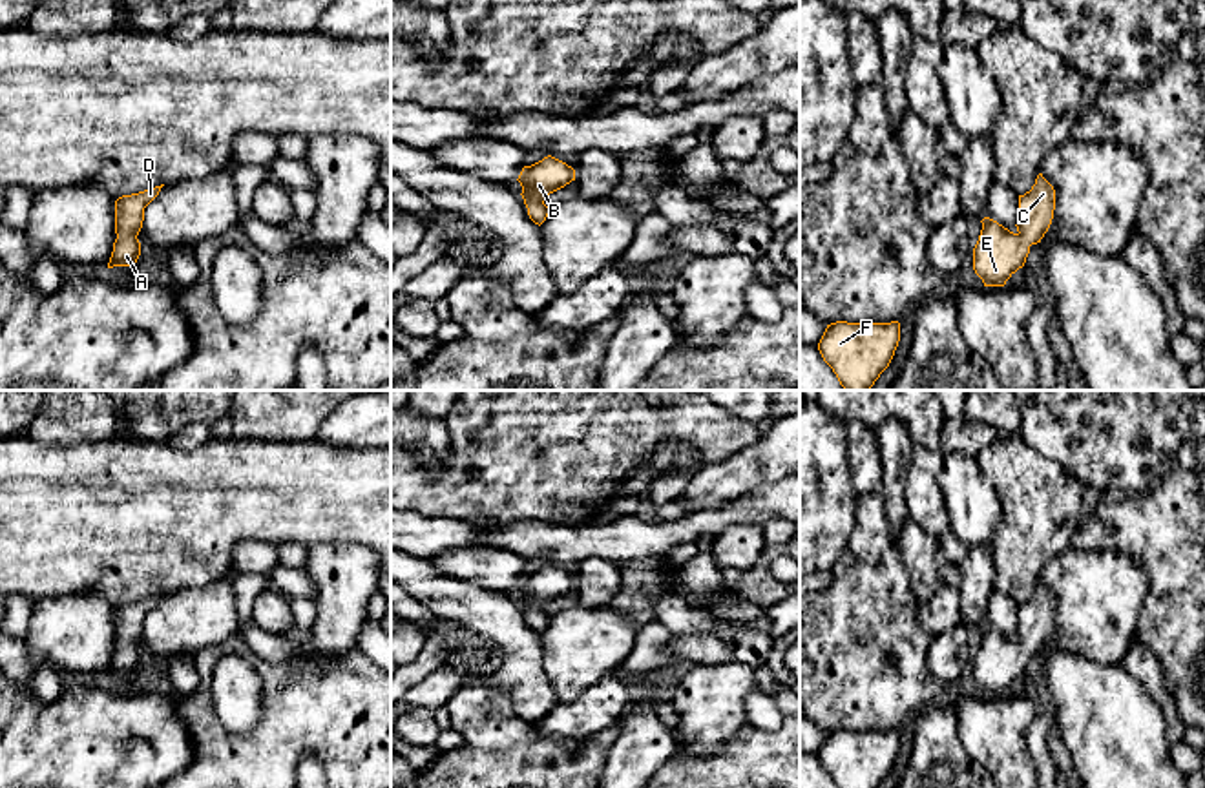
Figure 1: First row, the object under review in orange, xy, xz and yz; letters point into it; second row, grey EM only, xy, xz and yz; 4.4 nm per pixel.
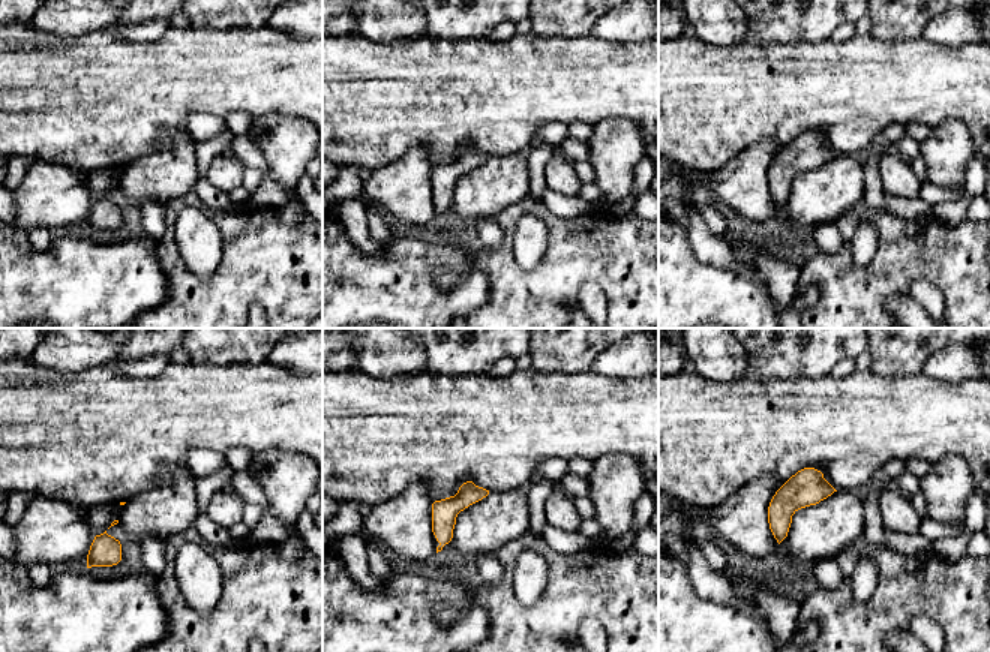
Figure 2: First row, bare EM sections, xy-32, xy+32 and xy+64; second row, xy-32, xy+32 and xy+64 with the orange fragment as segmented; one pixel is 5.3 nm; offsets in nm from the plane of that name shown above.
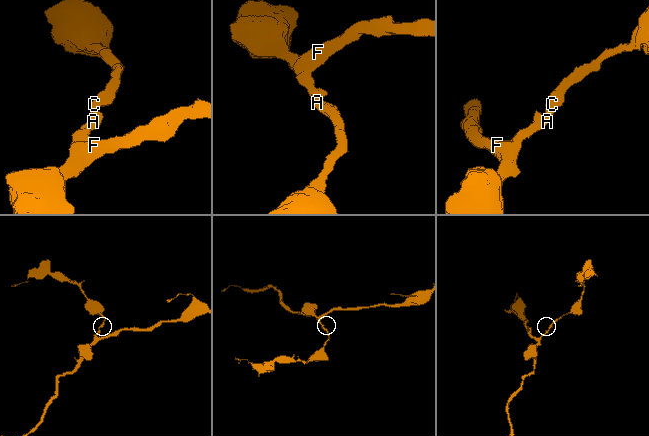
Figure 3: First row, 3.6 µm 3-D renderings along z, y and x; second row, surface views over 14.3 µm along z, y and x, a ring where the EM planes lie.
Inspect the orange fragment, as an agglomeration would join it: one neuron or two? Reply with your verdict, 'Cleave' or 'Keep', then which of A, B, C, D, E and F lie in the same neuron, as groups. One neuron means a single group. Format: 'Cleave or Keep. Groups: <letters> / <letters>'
Keep. Groups: A B C D E F

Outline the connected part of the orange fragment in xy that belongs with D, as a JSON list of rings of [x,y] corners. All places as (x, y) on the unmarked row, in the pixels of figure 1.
[[[161,595],[148,596],[139,602],[122,604],[115,609],[115,642],[113,660],[108,677],[131,675],[141,664],[141,651],[137,648],[142,629],[144,617],[159,604]]]

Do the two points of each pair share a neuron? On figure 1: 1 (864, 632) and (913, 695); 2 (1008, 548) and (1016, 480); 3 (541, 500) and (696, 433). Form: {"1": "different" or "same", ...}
{"1": "same", "2": "same", "3": "same"}

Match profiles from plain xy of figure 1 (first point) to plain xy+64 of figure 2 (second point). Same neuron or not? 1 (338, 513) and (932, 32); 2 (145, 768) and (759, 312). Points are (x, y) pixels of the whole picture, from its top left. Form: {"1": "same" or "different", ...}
{"1": "different", "2": "same"}

